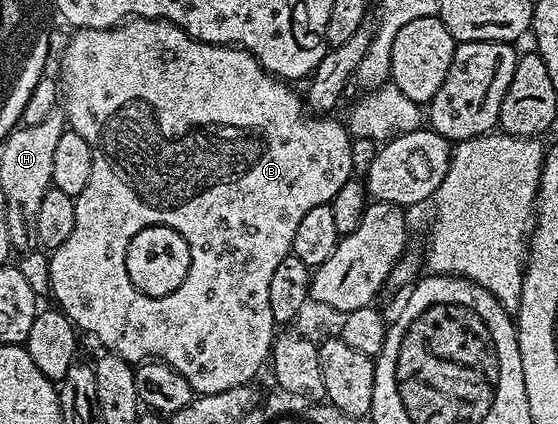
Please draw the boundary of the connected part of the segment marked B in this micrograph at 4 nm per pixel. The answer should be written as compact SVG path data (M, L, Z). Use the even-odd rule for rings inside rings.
M136 17L127 19L120 25L115 25L112 29L80 29L73 34L75 37L66 45L66 50L62 53L62 77L60 76L60 89L64 94L64 117L68 122L69 128L76 131L76 135L80 135L88 143L88 147L92 147L92 175L88 179L88 187L84 187L84 191L80 191L80 195L74 198L75 205L75 227L72 228L72 233L68 239L64 240L62 246L53 250L49 254L50 262L50 290L53 304L61 309L62 313L71 323L74 324L83 334L91 333L100 344L103 345L103 350L112 351L118 357L122 357L131 363L141 363L148 360L163 361L168 363L176 371L180 371L180 375L184 375L184 379L188 379L188 383L192 386L195 394L201 395L204 393L219 393L220 391L228 391L232 387L240 387L247 383L253 382L253 377L257 375L258 368L262 364L267 364L268 358L271 356L274 339L276 336L276 326L272 319L272 306L268 300L268 290L272 283L272 275L276 271L276 266L283 261L285 257L291 256L294 248L294 240L296 239L296 227L300 227L300 222L304 220L304 215L308 215L308 211L312 211L312 207L320 207L321 205L329 205L336 196L337 192L350 180L355 172L352 163L352 138L348 132L347 126L342 125L338 121L333 121L335 118L330 115L310 115L308 114L307 106L304 104L303 98L298 97L293 93L291 86L287 82L274 77L267 73L265 67L259 63L252 54L246 49L239 49L232 45L209 45L203 41L197 41L195 37L190 37L180 27L176 27L171 21L153 21L147 17ZM153 225L163 225L164 227L174 228L184 237L188 243L188 250L191 251L191 267L187 278L181 283L176 291L171 294L164 295L162 298L152 298L144 293L132 291L128 277L128 270L125 267L125 255L128 253L128 245L132 242L132 237L137 232L144 230L146 227Z

